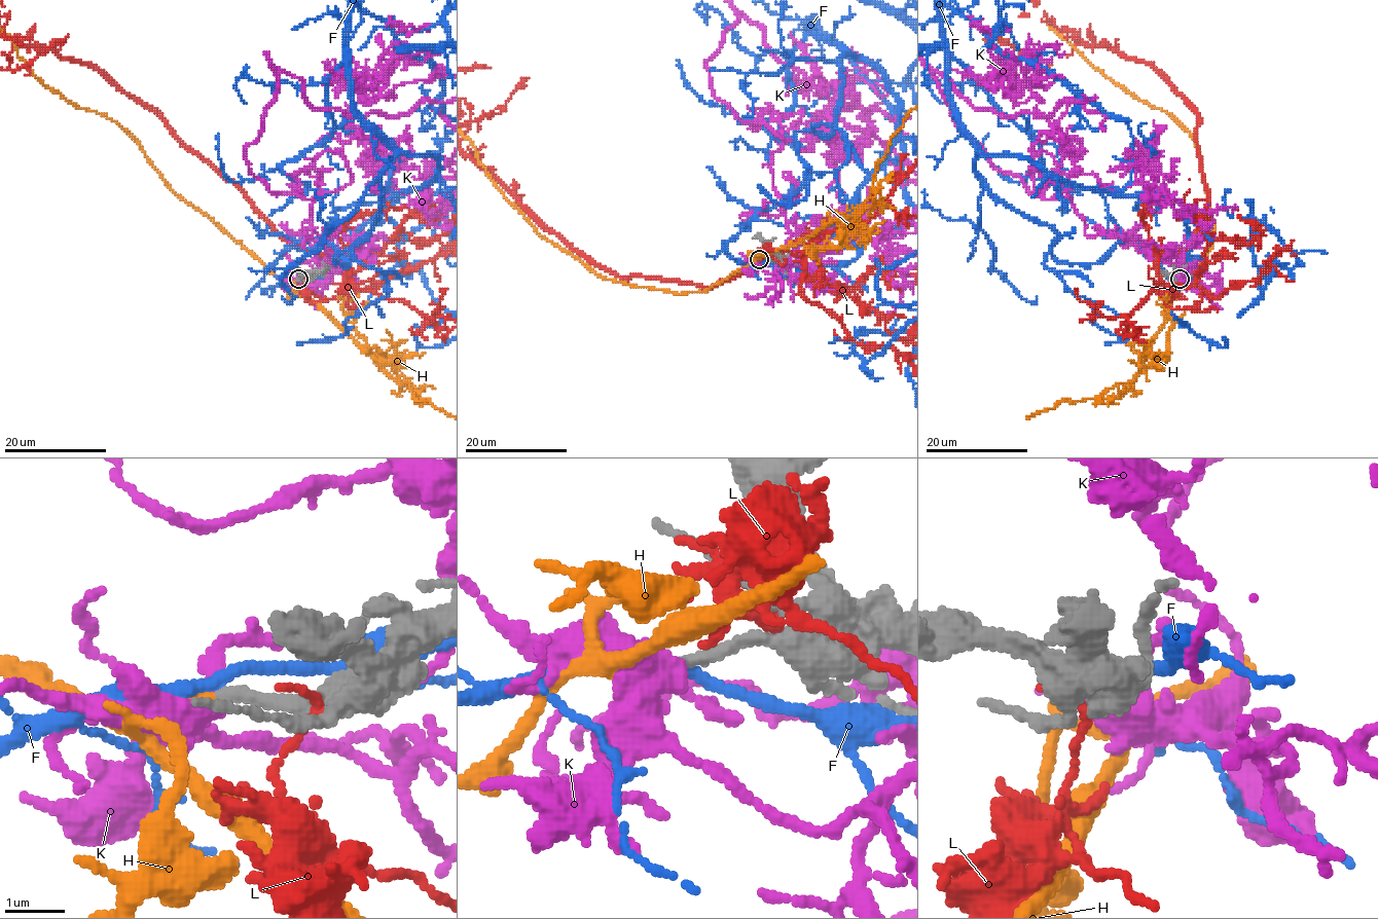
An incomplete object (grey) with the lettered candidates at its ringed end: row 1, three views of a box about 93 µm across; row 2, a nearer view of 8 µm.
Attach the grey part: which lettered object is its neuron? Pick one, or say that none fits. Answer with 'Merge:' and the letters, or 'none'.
Merge: H

